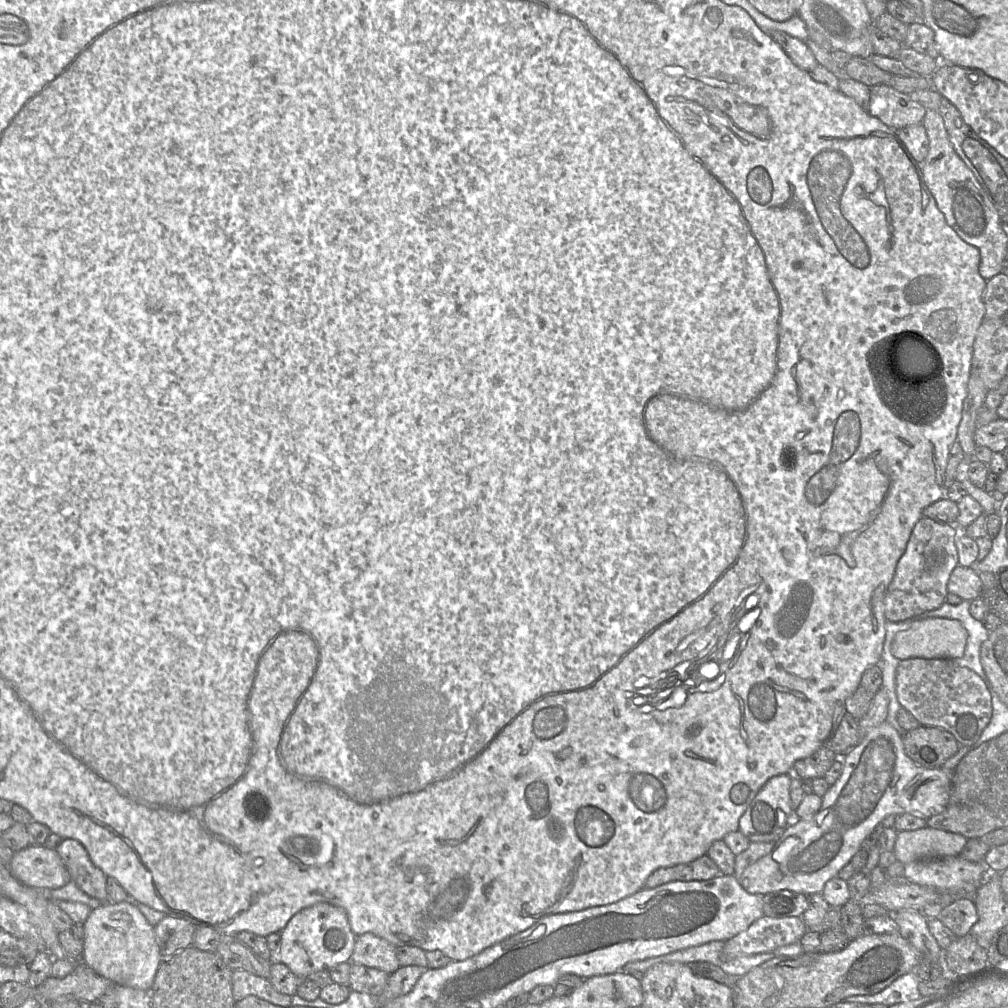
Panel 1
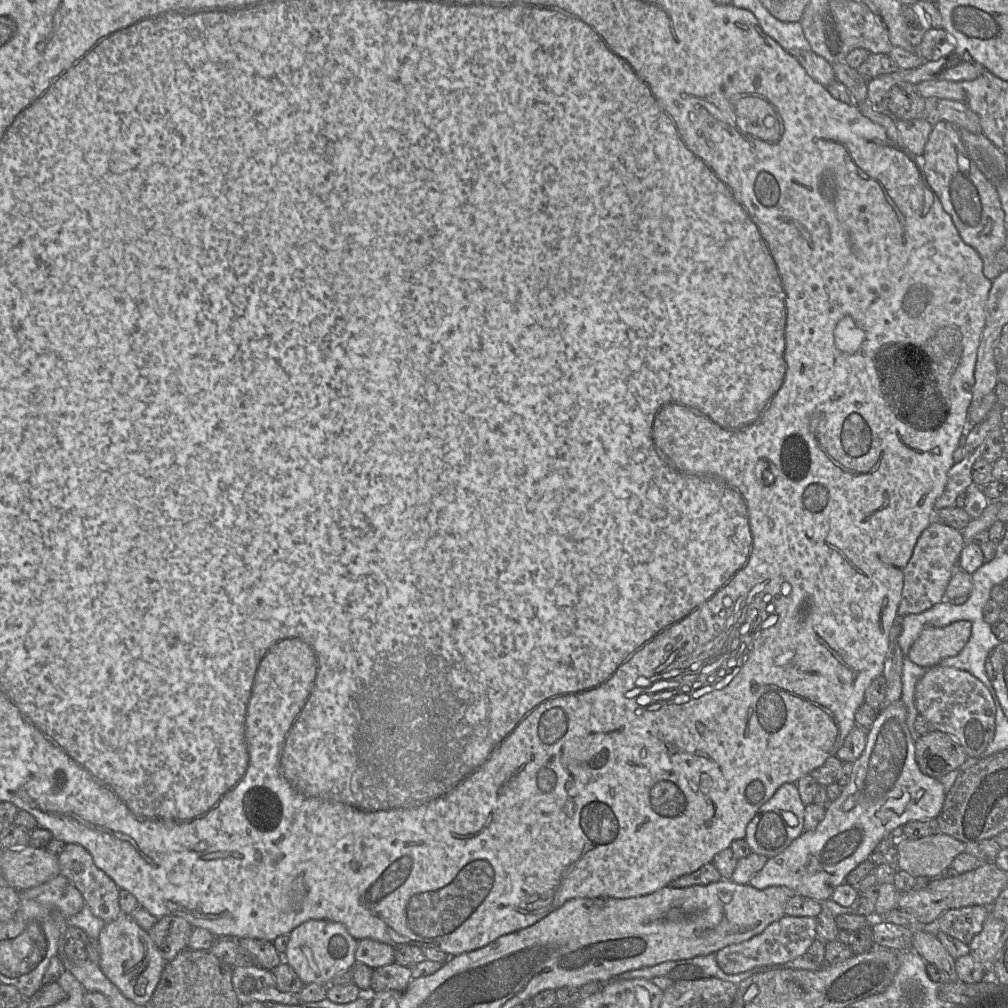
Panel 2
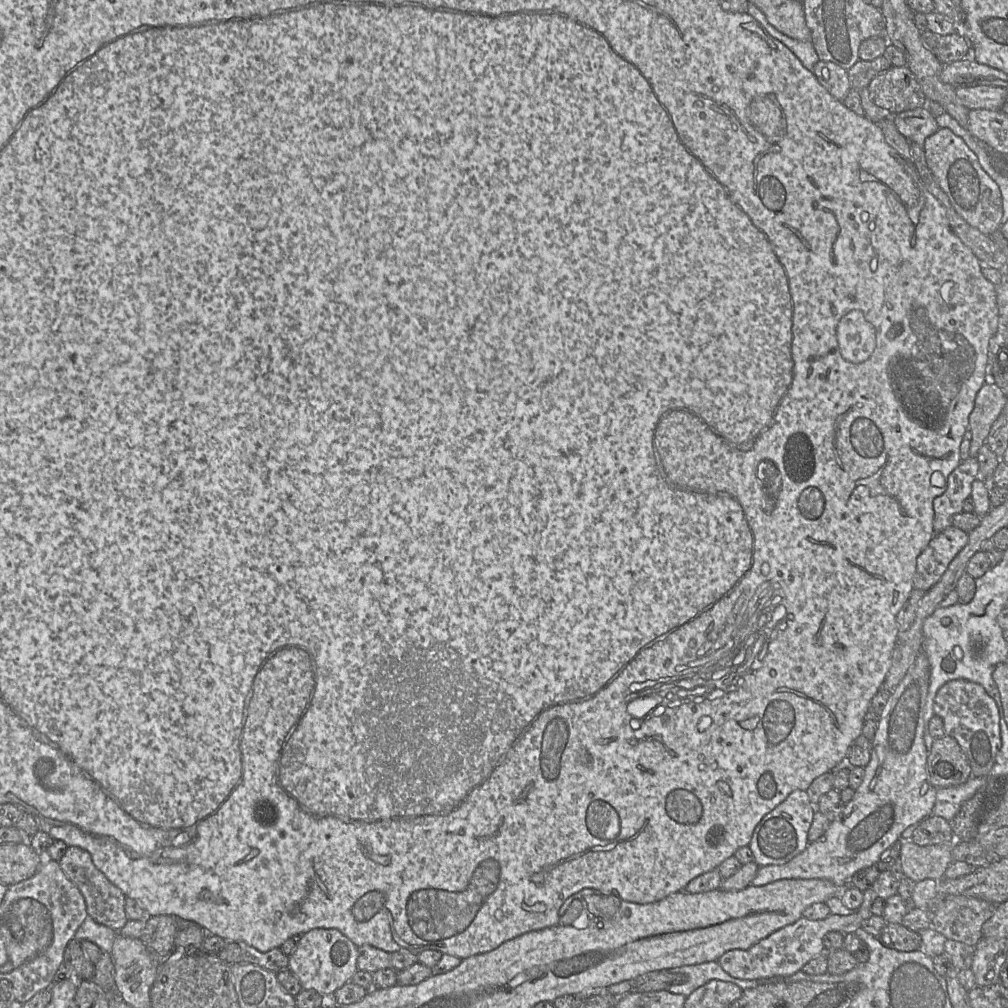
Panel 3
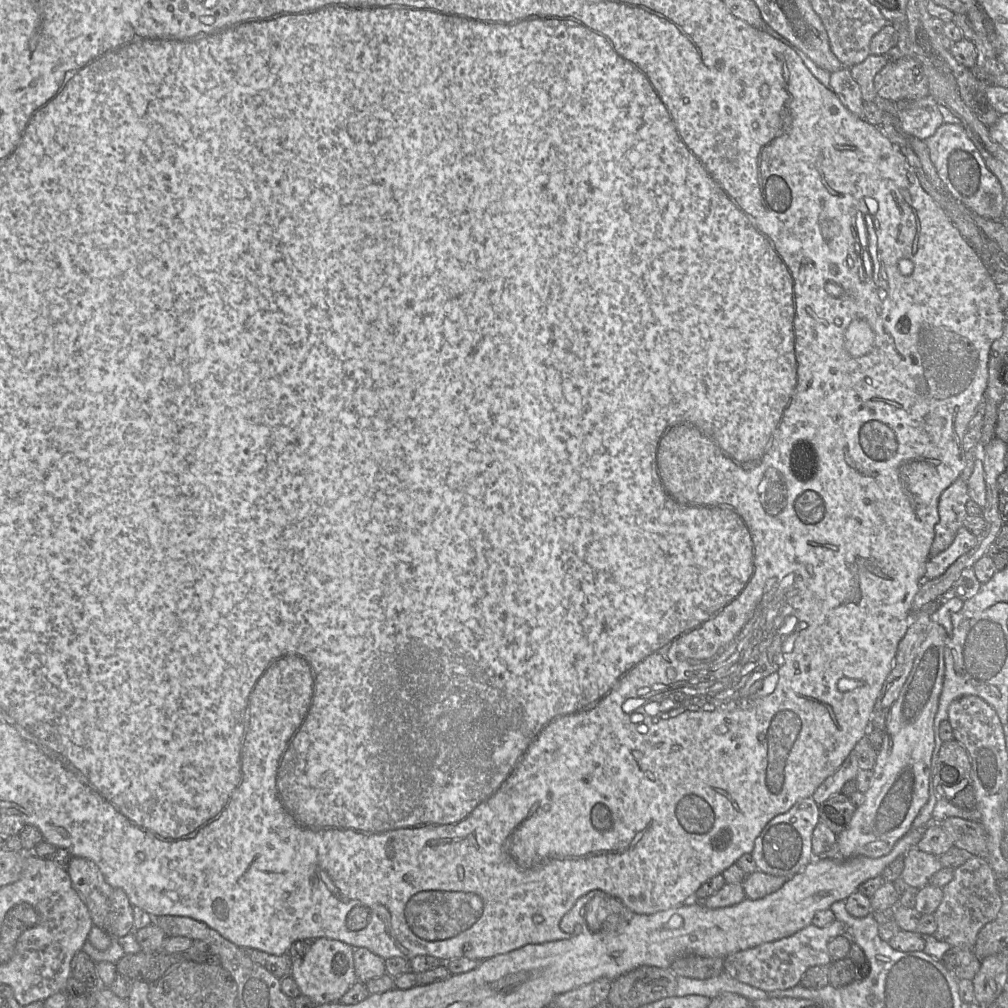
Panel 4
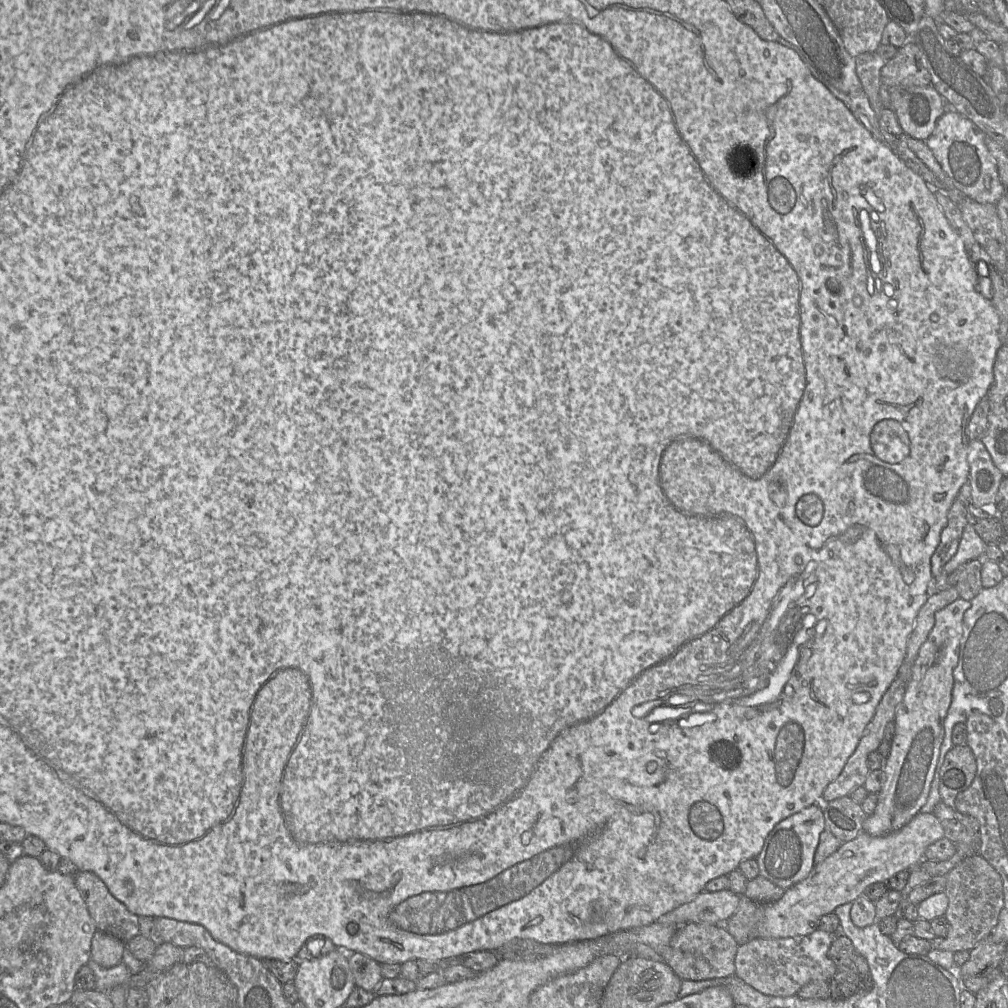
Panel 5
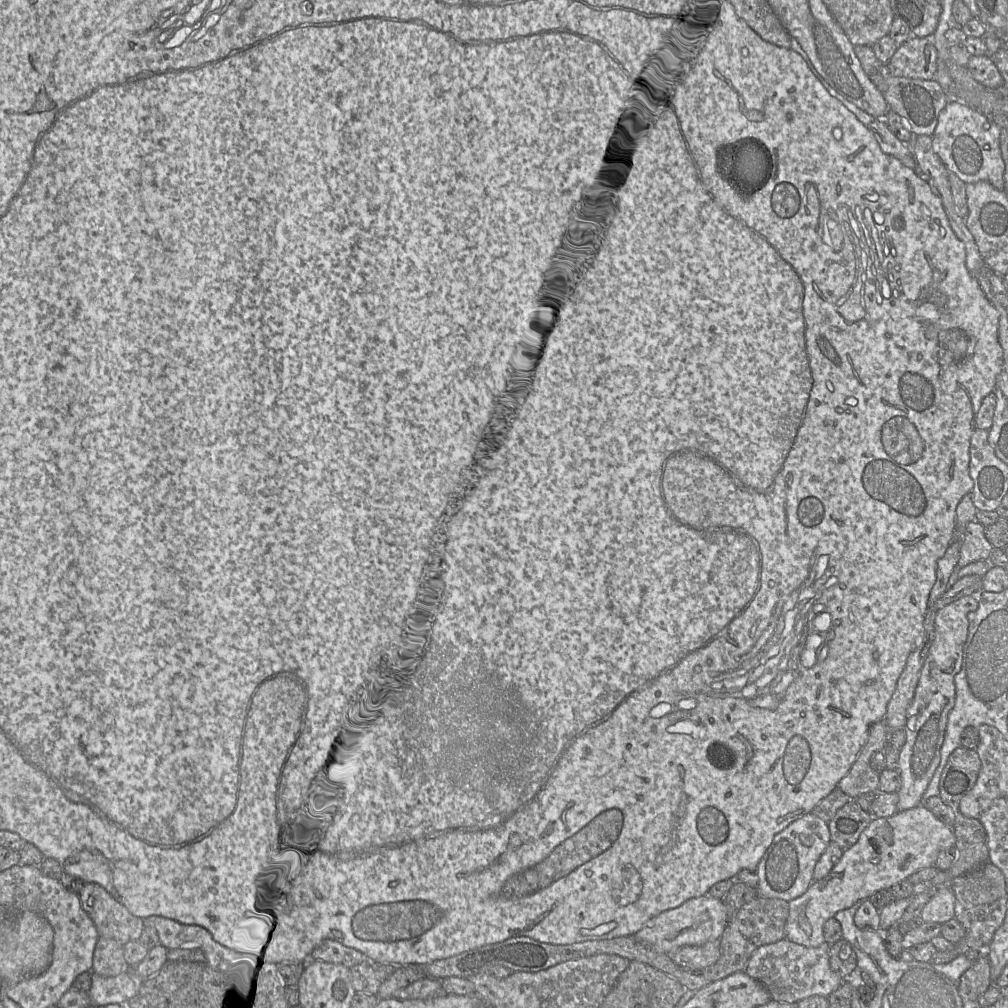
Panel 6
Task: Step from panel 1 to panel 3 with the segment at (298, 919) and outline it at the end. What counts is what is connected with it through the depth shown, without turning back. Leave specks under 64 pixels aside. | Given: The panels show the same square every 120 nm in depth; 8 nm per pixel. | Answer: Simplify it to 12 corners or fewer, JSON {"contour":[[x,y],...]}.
{"contour":[[334,928],[300,935],[288,969],[328,998],[358,970],[358,946]]}

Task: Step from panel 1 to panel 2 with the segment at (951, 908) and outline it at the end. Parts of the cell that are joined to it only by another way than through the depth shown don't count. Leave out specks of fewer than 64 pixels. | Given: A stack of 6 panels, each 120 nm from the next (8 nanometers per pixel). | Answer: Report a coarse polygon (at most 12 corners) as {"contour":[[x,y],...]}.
{"contour":[[990,907],[948,910],[940,930],[968,945],[981,932]]}

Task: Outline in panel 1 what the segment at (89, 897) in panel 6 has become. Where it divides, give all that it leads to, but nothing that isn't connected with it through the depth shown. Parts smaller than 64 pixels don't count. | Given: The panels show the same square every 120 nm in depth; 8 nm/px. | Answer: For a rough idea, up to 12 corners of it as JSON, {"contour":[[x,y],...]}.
{"contour":[[64,839],[55,849],[71,880],[107,901],[106,876],[84,846]]}

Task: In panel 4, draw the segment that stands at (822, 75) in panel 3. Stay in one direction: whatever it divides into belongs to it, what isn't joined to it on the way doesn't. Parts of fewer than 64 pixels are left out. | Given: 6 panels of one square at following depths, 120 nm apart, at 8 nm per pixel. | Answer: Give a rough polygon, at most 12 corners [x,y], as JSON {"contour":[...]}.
{"contour":[[850,68],[830,75],[830,87],[856,117],[863,117],[863,98]]}

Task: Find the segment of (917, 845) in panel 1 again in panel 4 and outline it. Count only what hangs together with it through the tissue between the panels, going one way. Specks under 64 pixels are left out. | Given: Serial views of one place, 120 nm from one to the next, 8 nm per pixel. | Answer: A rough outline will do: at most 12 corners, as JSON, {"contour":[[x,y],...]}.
{"contour":[[914,847],[901,877],[919,889],[941,868],[939,856]]}

